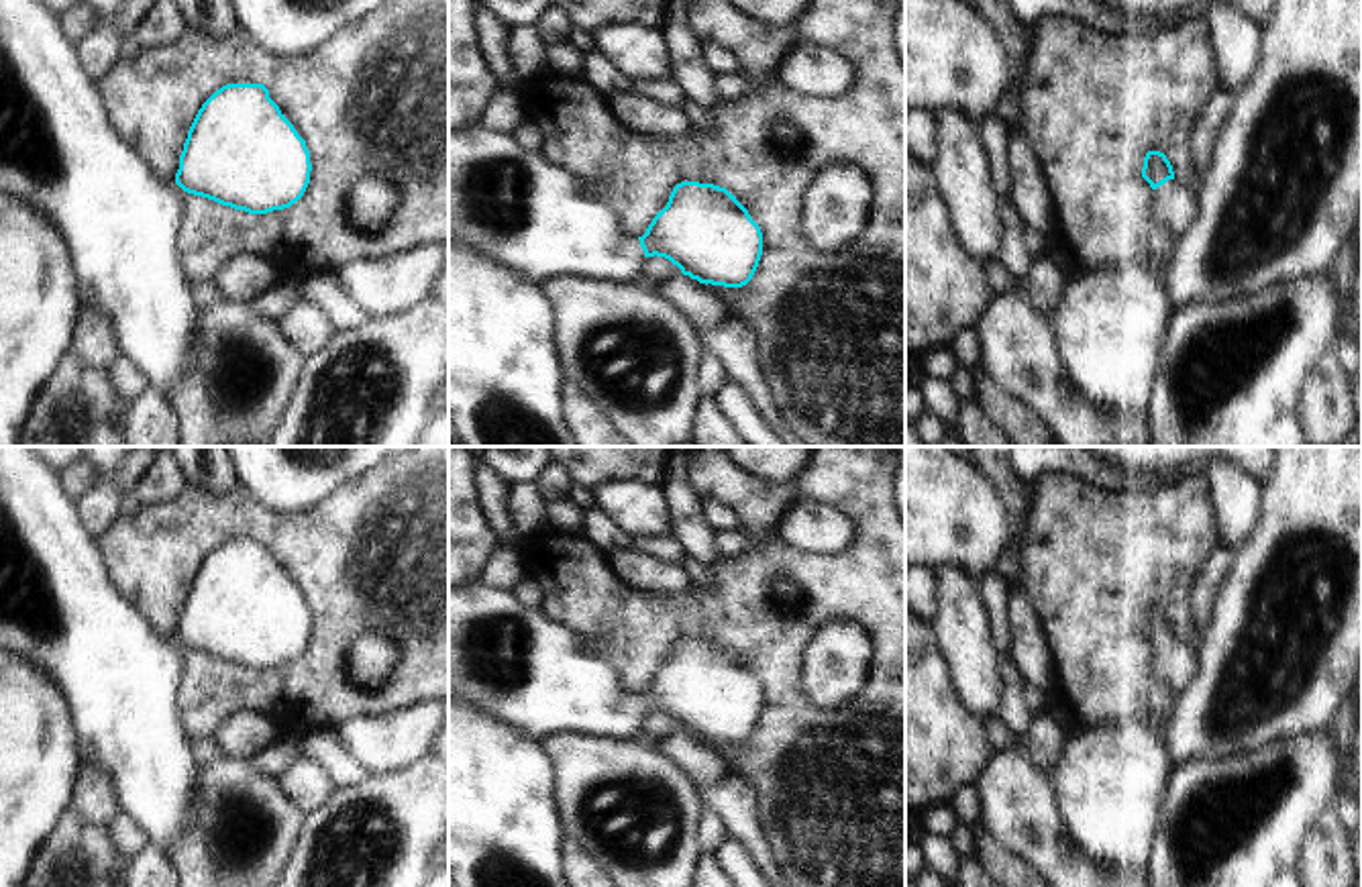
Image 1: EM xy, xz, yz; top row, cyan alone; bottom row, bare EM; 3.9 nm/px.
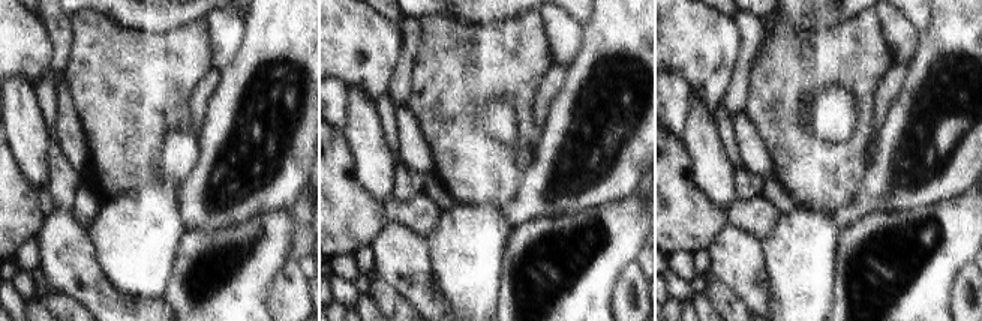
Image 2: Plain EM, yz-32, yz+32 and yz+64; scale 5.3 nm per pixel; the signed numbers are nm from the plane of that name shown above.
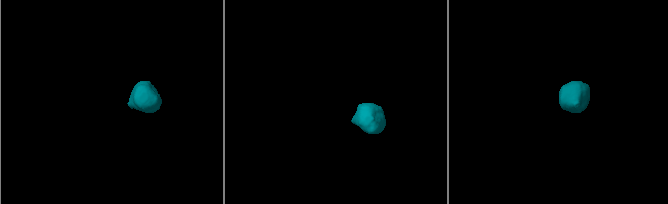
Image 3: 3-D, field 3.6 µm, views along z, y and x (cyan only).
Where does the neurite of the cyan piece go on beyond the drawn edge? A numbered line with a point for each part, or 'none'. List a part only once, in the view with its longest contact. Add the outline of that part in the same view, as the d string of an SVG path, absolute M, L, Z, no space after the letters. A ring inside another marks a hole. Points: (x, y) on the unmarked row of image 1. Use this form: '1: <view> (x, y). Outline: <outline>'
1: yz (1179, 663). Outline: M1174 636L1154 646L1162 677L1178 689L1185 689L1199 673L1199 653Z

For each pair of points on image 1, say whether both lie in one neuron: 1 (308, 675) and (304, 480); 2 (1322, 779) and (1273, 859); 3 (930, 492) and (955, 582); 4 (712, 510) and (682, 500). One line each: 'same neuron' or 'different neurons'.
1: different neurons
2: same neuron
3: different neurons
4: different neurons

